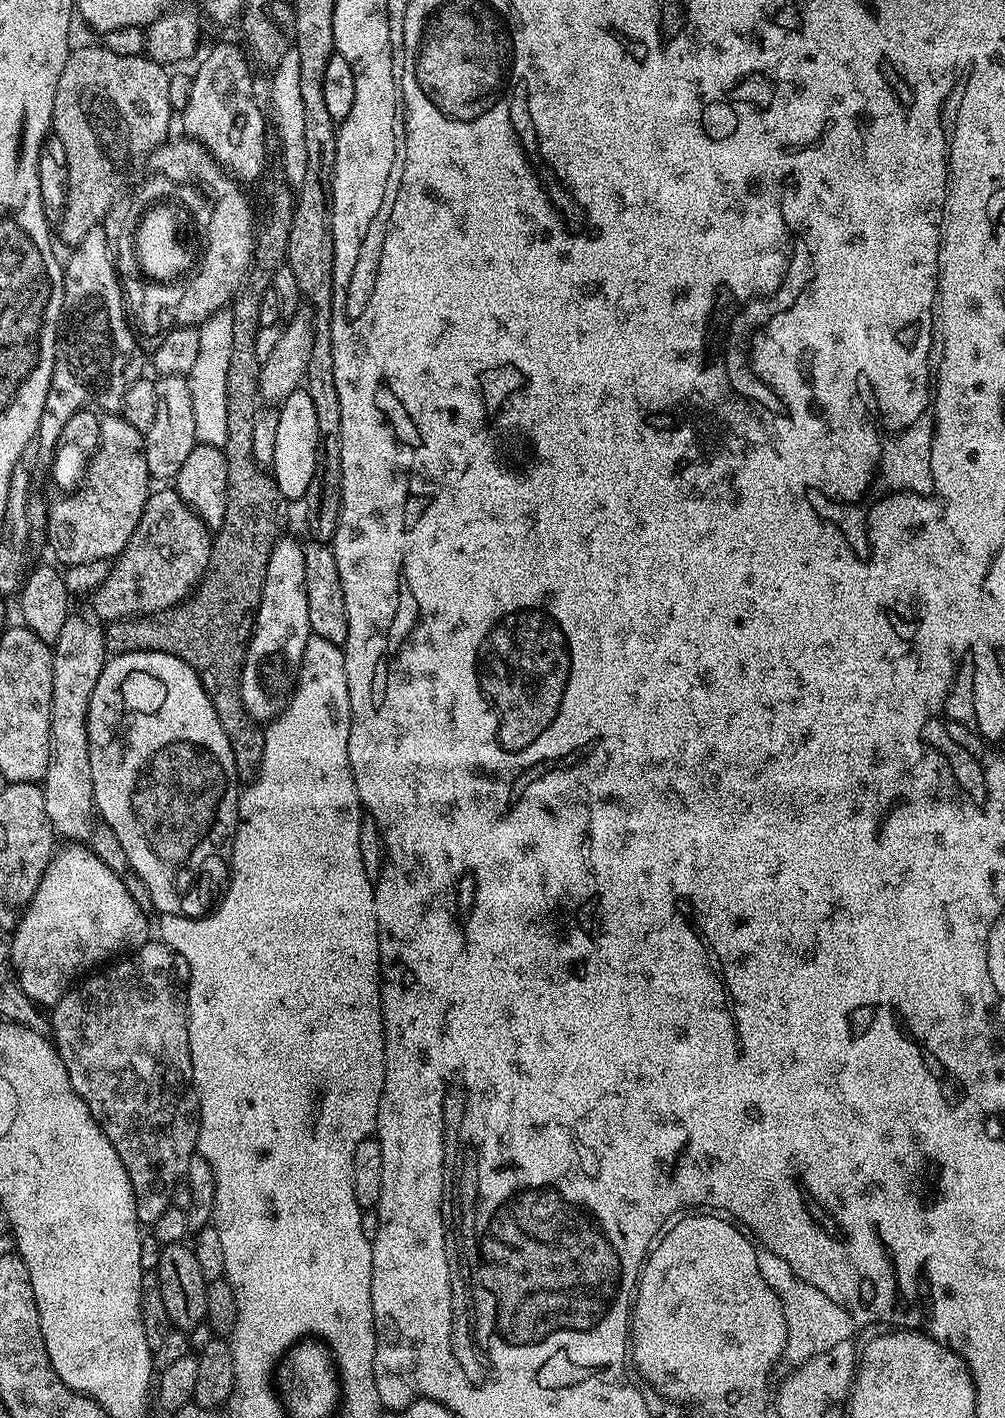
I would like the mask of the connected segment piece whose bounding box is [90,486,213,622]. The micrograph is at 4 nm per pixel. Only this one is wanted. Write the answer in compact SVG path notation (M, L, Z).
M175 487L161 488L161 492L149 495L130 542L115 557L106 582L90 597L91 615L97 621L131 620L133 616L166 612L184 603L204 579L212 553L210 530L189 510Z

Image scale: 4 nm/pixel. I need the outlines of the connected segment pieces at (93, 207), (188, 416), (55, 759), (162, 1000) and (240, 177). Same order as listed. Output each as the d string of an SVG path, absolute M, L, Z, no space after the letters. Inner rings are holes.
M73 47L68 54L66 66L58 78L54 94L51 131L66 149L68 167L68 194L66 210L60 220L58 231L68 246L74 246L90 234L108 216L108 211L116 204L116 199L128 188L131 180L139 181L149 167L152 155L169 139L168 127L174 113L170 106L169 69L156 63L147 55L127 56L114 54L114 50Z
M164 374L156 380L158 390L158 411L154 418L154 426L144 433L144 453L148 475L153 481L175 481L178 470L182 470L182 462L190 455L190 450L197 446L194 424L194 403L190 394L188 377L184 374Z
M76 614L69 615L52 648L54 694L50 714L50 762L46 766L42 787L46 818L50 818L53 833L57 837L65 836L68 842L91 841L96 806L94 778L90 778L88 707L94 686L98 686L98 674L102 674L104 669L106 653L101 625L88 620Z
M146 943L100 970L105 972L85 975L50 1012L51 1039L60 1052L66 1074L70 1074L68 1084L74 1086L114 1150L118 1150L134 1190L136 1216L144 1226L154 1225L172 1207L174 1188L187 1177L190 1158L197 1155L200 1138L198 1088L192 1082L188 1045L188 1005L185 997L176 993L172 960L174 953L167 944Z
M220 44L201 62L200 69L192 76L190 102L186 102L182 120L188 131L185 133L201 144L232 180L255 185L266 172L266 116L265 113L264 116L260 113L260 108L252 97L252 76L248 73L250 66L245 53L237 48L232 44Z

